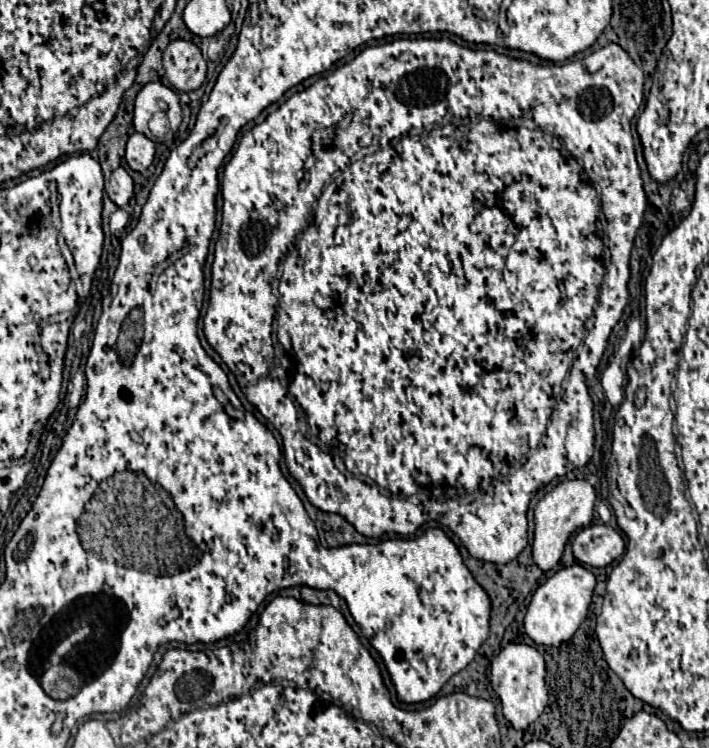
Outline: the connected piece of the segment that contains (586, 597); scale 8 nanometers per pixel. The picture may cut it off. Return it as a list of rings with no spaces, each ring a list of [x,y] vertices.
[[[571,565],[559,569],[533,593],[525,613],[525,633],[539,645],[559,647],[563,641],[573,637],[581,621],[587,617],[593,589],[595,589],[595,575],[583,565]]]

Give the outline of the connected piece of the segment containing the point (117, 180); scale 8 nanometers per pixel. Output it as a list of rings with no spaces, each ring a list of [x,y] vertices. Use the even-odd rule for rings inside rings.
[[[119,167],[111,173],[109,185],[107,185],[107,195],[119,207],[125,207],[129,203],[129,199],[133,197],[133,179],[129,177],[129,173],[123,167]]]

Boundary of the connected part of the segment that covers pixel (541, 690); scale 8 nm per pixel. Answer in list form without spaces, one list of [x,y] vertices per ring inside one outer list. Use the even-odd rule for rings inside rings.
[[[509,643],[501,649],[501,653],[491,663],[491,685],[499,695],[503,705],[505,719],[515,729],[527,729],[545,709],[549,701],[547,685],[545,685],[545,659],[543,655],[527,645],[527,643]]]

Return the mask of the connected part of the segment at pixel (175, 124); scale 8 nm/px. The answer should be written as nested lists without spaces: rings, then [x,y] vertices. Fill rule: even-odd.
[[[155,81],[155,83],[147,83],[139,93],[137,93],[137,99],[135,99],[135,113],[133,113],[133,125],[135,125],[135,131],[147,135],[151,141],[155,143],[161,143],[161,141],[169,141],[173,137],[173,133],[179,129],[181,125],[181,105],[179,105],[179,97],[177,93],[171,89],[171,87],[165,87],[163,83]],[[157,111],[165,111],[167,117],[169,117],[169,135],[165,135],[163,139],[155,137],[147,123],[149,119],[157,113]]]

